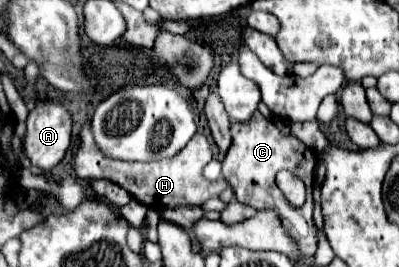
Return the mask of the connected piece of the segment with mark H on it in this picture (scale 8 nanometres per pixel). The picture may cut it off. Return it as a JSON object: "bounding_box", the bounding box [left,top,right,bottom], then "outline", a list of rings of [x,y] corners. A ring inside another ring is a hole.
{"bounding_box":[75,125,227,209],"outline":[[[85,125],[81,129],[81,147],[75,155],[75,173],[81,179],[109,179],[117,185],[121,185],[125,191],[129,191],[137,201],[145,203],[151,209],[163,209],[163,207],[177,207],[177,205],[203,205],[207,199],[219,197],[219,193],[227,187],[225,181],[207,181],[201,171],[207,165],[207,161],[213,159],[211,145],[207,143],[205,135],[195,133],[191,141],[185,145],[181,153],[169,159],[159,159],[151,163],[125,163],[103,157],[99,153],[99,147],[91,139],[91,129]]]}

